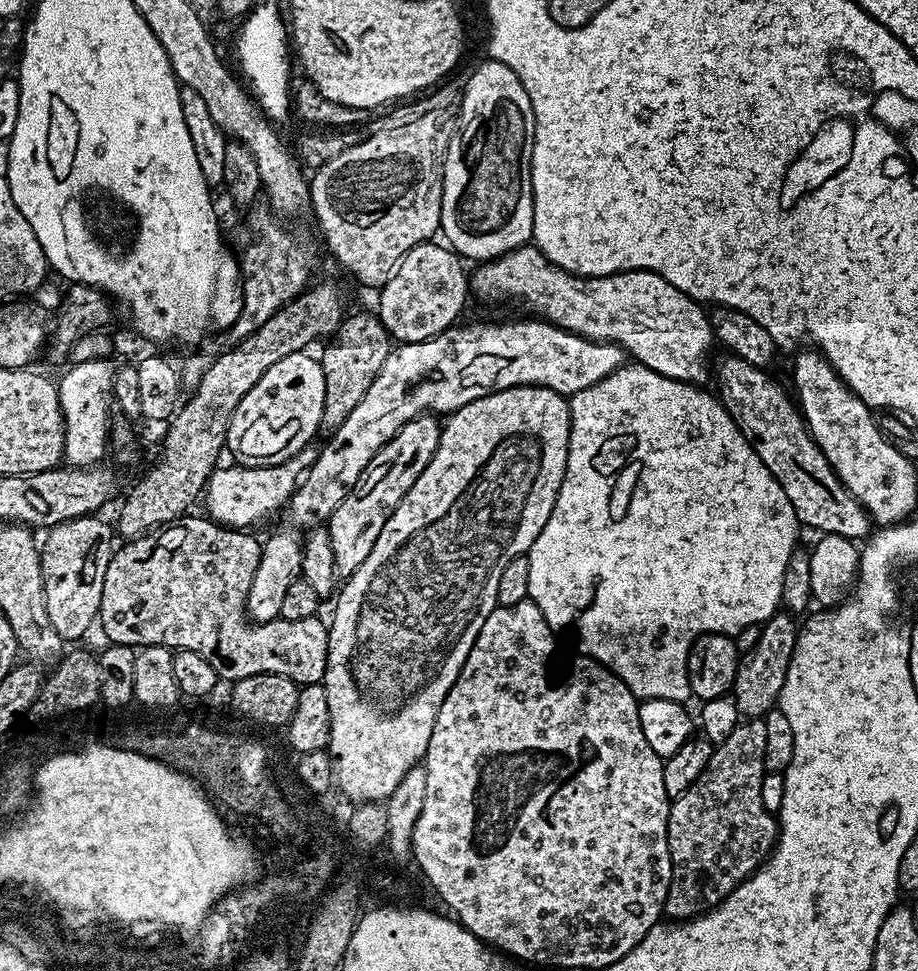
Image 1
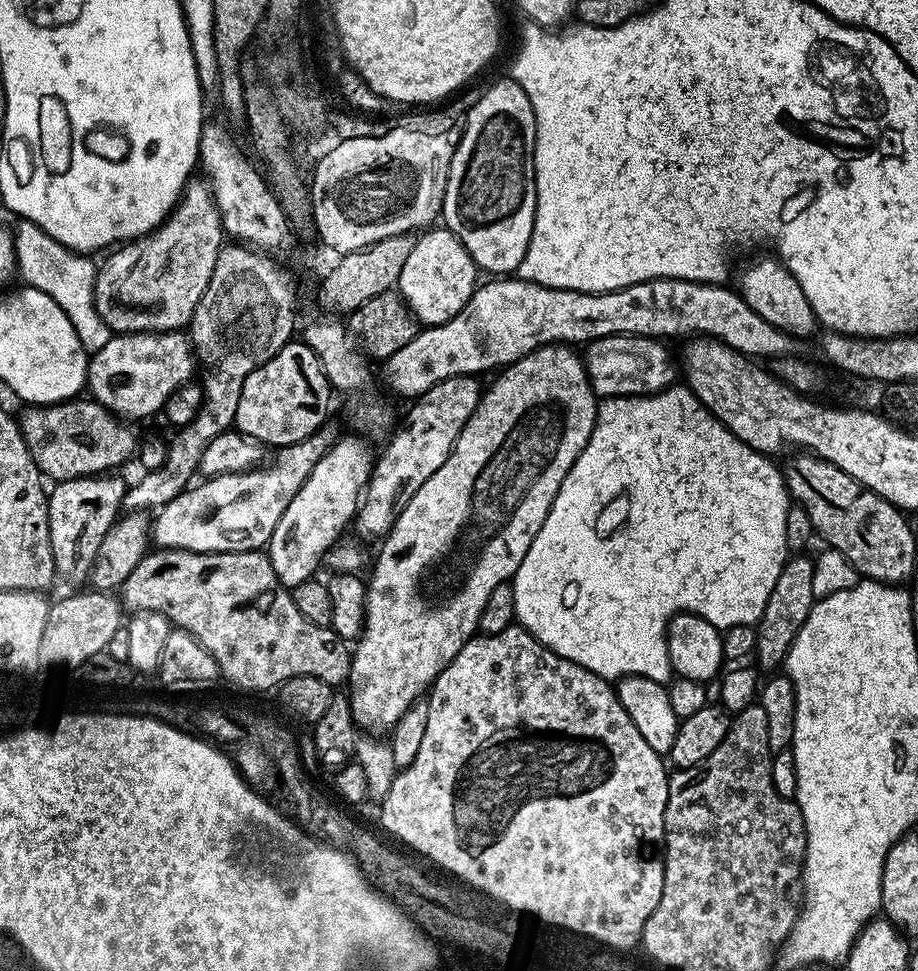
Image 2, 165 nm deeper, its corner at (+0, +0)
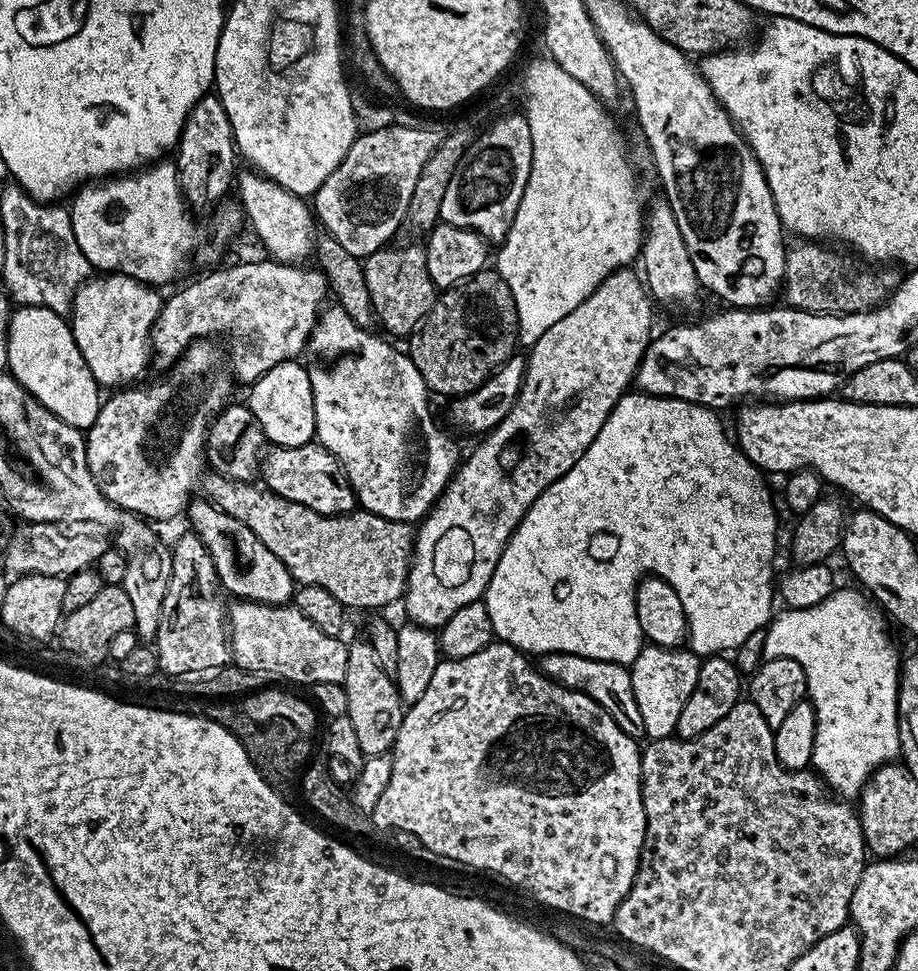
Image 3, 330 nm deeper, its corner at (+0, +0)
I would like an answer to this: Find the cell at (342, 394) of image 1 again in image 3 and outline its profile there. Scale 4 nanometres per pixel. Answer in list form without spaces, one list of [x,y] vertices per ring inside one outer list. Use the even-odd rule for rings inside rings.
[[[423,243],[404,244],[401,248],[392,247],[382,247],[363,261],[366,290],[370,292],[370,302],[376,315],[375,323],[381,324],[389,337],[407,338],[434,306],[438,289],[426,266],[428,250]]]

